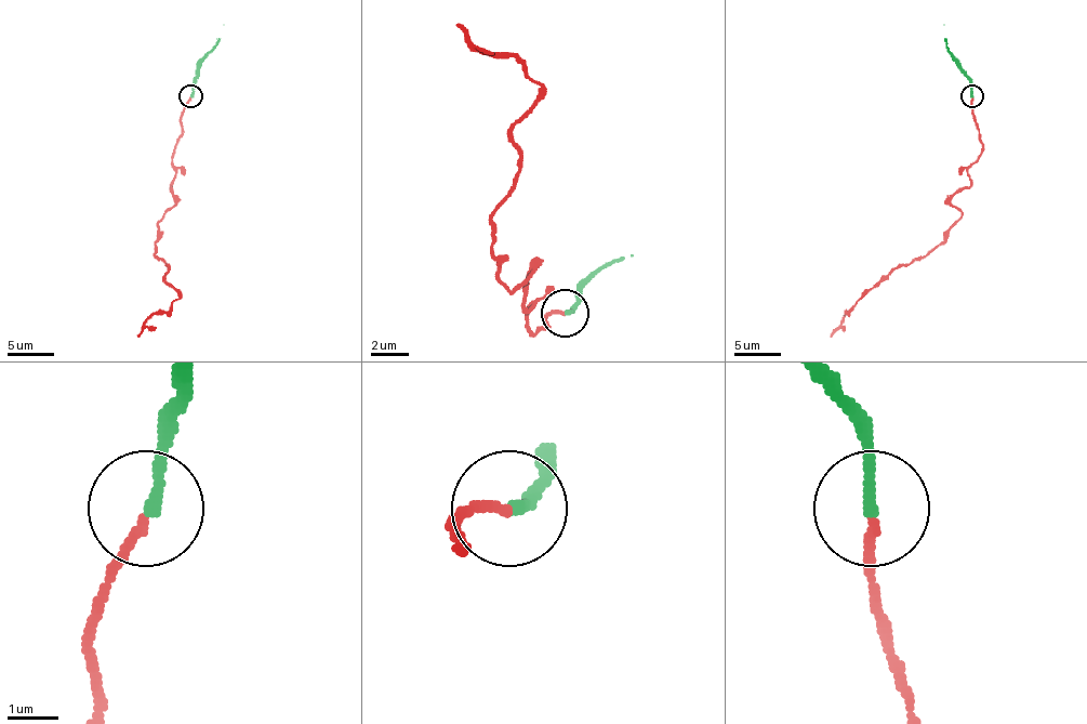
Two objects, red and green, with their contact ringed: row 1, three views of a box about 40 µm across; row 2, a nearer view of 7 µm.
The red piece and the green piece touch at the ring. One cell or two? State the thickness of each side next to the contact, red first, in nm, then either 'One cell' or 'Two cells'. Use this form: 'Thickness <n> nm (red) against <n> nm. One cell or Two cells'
Thickness 150 nm (red) against 240 nm. Two cells

